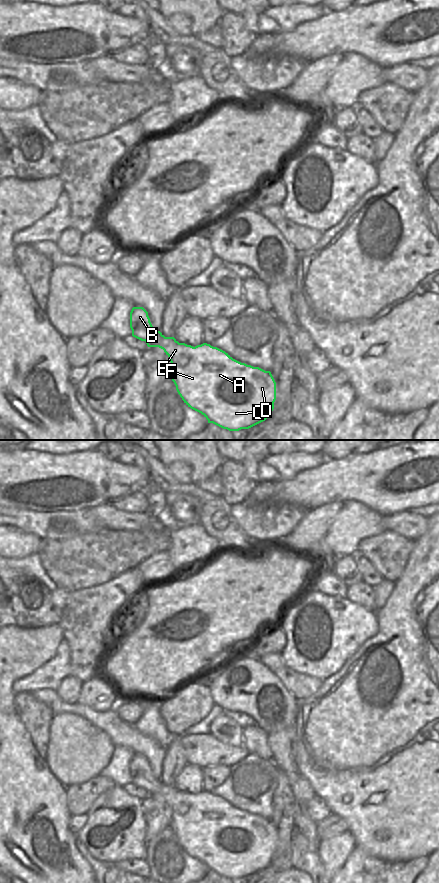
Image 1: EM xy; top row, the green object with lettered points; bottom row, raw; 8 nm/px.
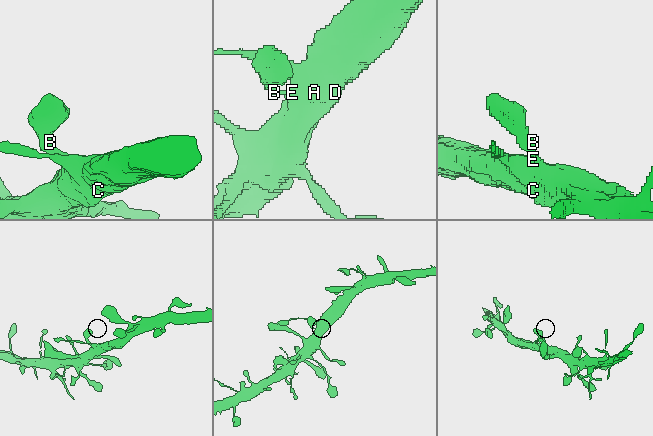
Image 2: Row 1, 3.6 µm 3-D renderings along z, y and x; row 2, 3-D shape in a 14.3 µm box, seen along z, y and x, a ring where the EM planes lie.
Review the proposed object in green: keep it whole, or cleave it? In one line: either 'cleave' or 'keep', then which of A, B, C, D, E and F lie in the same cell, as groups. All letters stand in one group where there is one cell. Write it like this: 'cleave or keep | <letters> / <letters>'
keep | A B C D E F

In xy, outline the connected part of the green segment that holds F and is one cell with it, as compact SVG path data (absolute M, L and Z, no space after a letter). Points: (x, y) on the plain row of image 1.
M143 755L130 760L132 784L145 789L148 795L164 798L172 812L170 825L184 851L201 861L208 871L229 879L249 877L265 869L274 857L276 830L270 819L253 815L233 807L225 799L203 791L195 795L179 791L174 785L165 785L151 772Z

